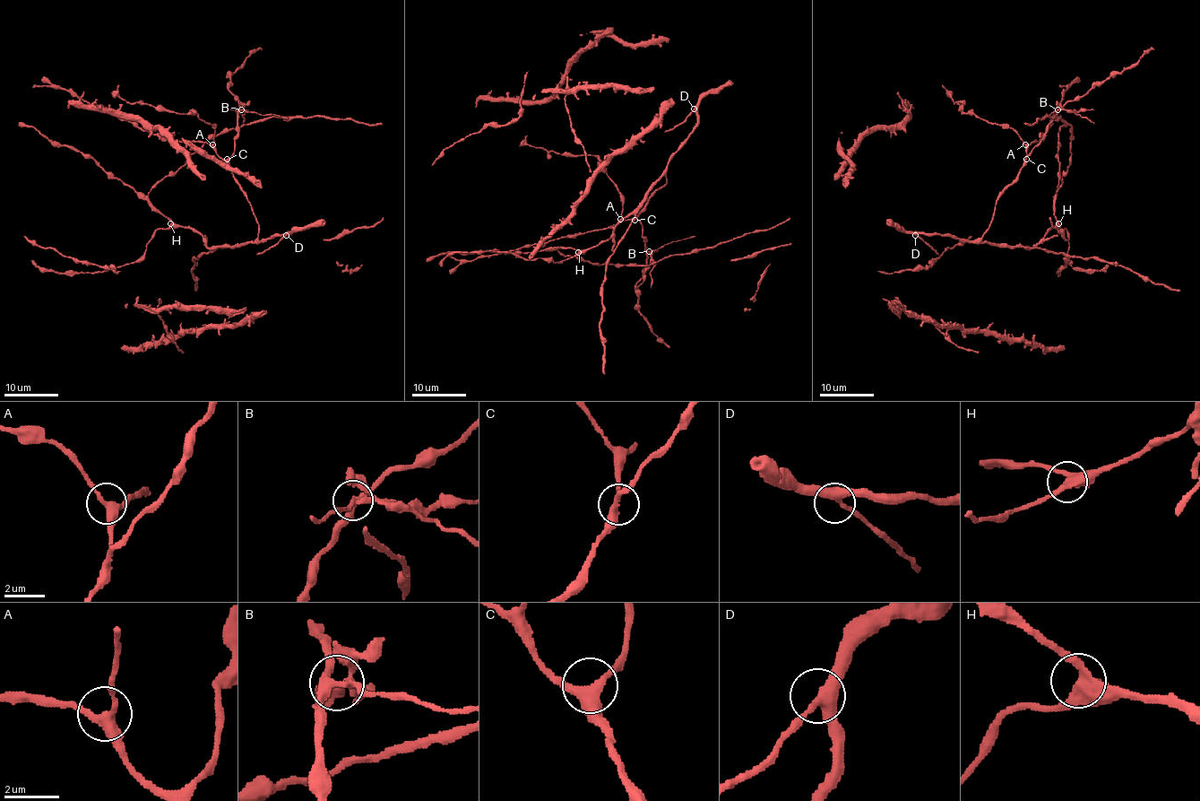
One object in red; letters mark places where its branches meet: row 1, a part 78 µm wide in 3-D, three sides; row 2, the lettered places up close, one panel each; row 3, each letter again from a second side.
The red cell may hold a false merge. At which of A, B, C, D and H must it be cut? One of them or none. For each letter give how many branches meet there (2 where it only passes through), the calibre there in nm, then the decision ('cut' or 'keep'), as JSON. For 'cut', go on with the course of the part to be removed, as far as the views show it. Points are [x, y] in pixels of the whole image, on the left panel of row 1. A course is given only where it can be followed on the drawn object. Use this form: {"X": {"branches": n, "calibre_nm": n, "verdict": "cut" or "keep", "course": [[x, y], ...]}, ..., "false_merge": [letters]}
{"A": {"branches": 3, "calibre_nm": 320, "verdict": "keep"}, "B": {"branches": 4, "calibre_nm": 260, "verdict": "cut", "course": [[240, 109], [288, 118]]}, "C": {"branches": 3, "calibre_nm": 360, "verdict": "keep"}, "D": {"branches": 3, "calibre_nm": 340, "verdict": "keep"}, "H": {"branches": 3, "calibre_nm": 360, "verdict": "keep"}, "false_merge": ["B"]}

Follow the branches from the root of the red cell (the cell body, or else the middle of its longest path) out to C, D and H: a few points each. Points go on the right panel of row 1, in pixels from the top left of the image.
C: (1002, 246), (983, 242), (983, 232), (991, 221), (998, 195), (1015, 178), (1026, 159)
D: (1002, 246), (986, 242), (962, 242), (939, 234), (915, 235)
H: (1002, 246), (1031, 248), (1058, 223)

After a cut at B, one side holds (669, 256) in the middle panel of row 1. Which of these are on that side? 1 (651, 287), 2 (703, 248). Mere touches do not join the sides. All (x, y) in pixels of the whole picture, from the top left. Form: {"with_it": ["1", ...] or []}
{"with_it": ["2"]}

